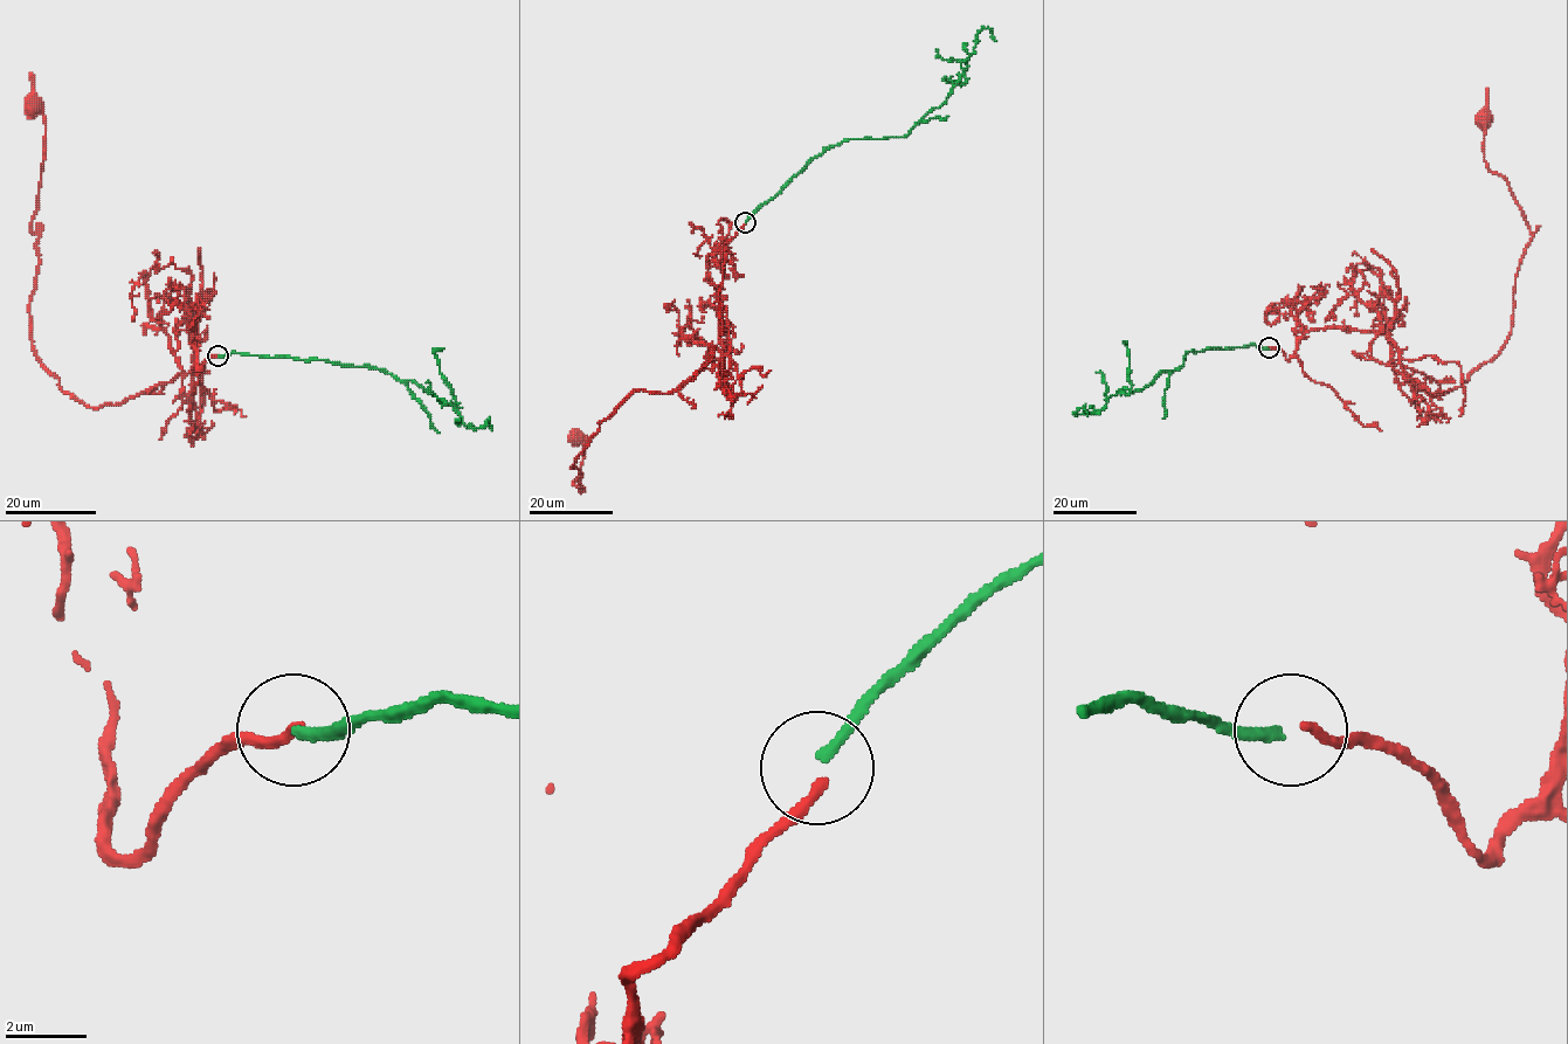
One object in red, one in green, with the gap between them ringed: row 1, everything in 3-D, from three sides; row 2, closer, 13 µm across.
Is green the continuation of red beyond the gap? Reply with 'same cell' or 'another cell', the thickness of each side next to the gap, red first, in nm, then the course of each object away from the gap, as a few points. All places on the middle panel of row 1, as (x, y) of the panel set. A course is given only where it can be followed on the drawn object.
another cell; 240 nm thick on the red side, 240 nm on the other; red runs (745, 222), (723, 261), (720, 353), (599, 423), (575, 485), (578, 437); green runs (745, 222), (829, 146), (903, 137), (945, 101), (975, 35), (987, 28), (996, 41)

